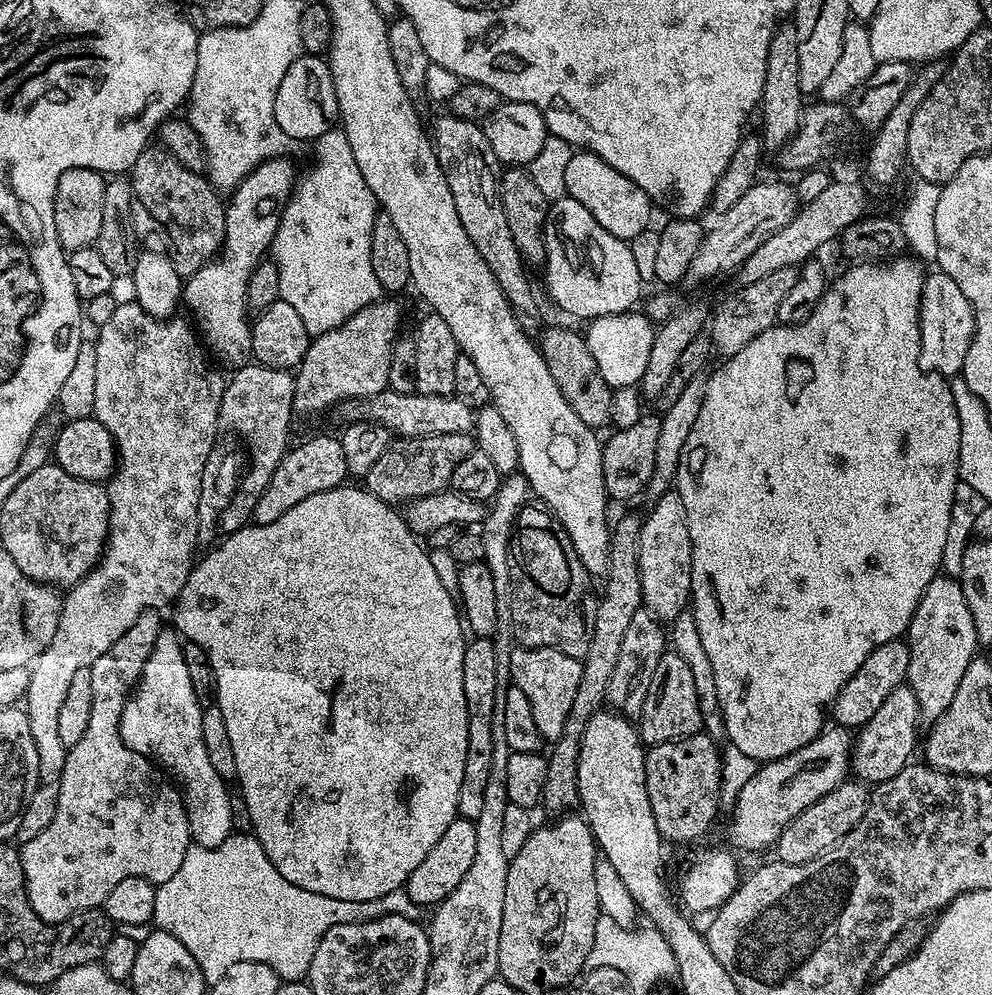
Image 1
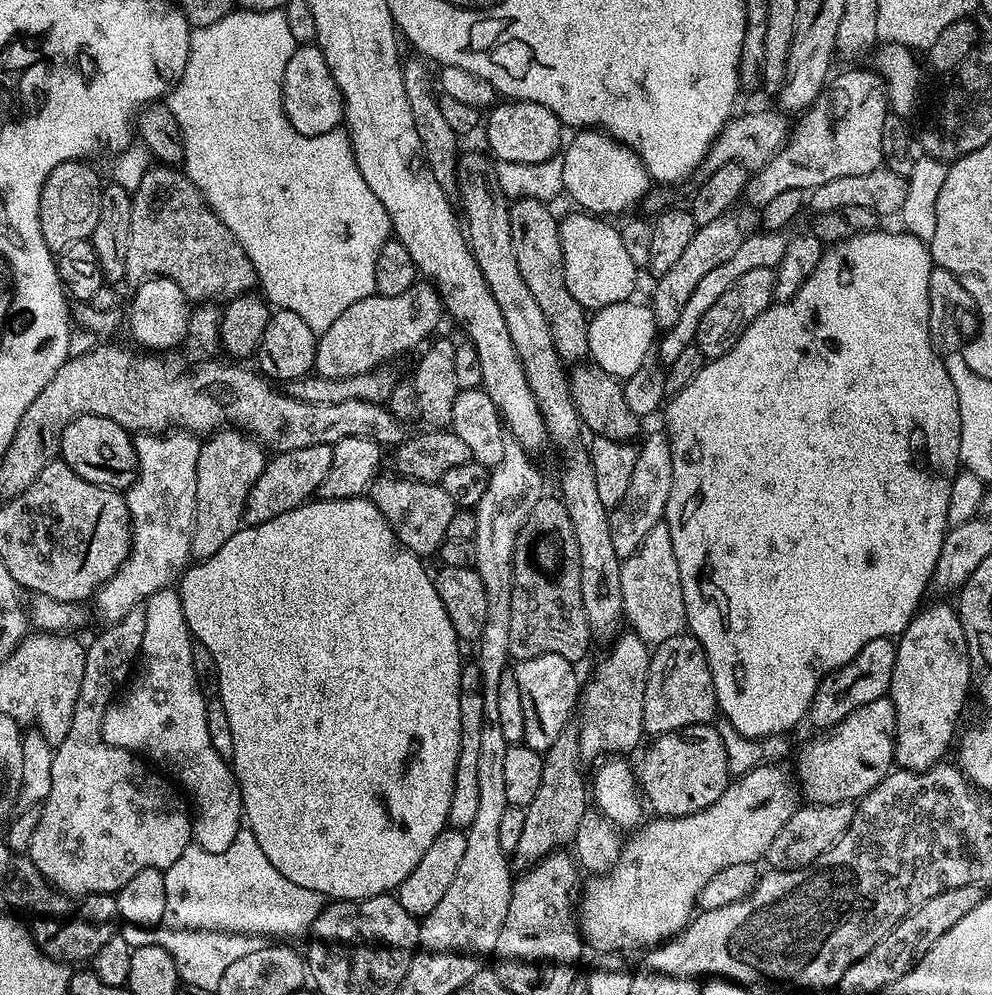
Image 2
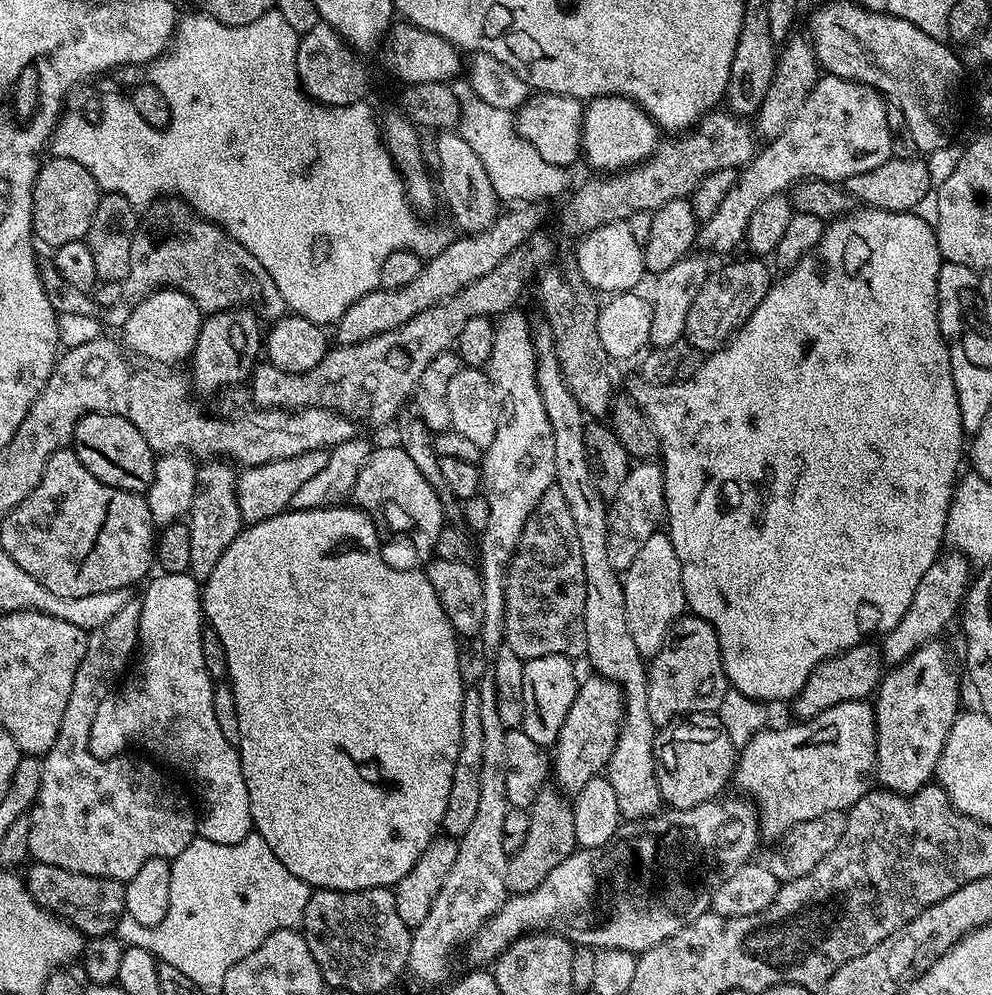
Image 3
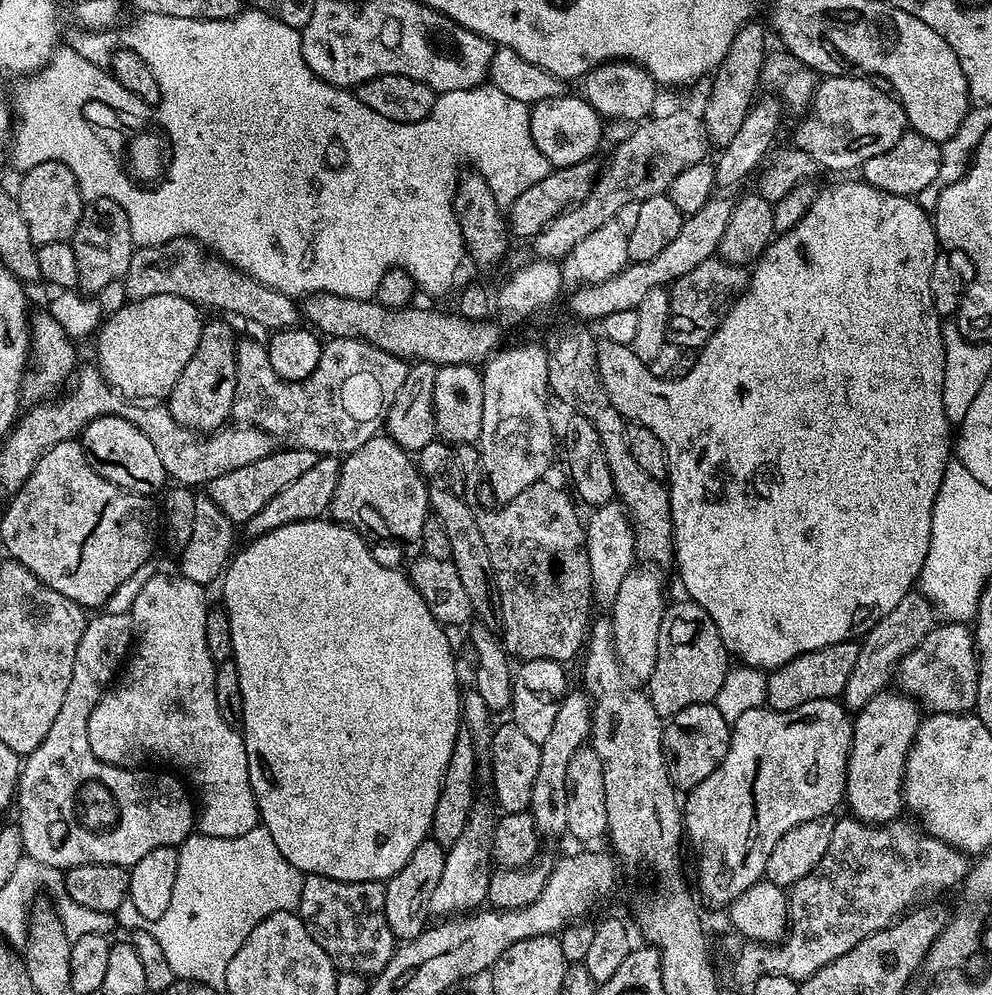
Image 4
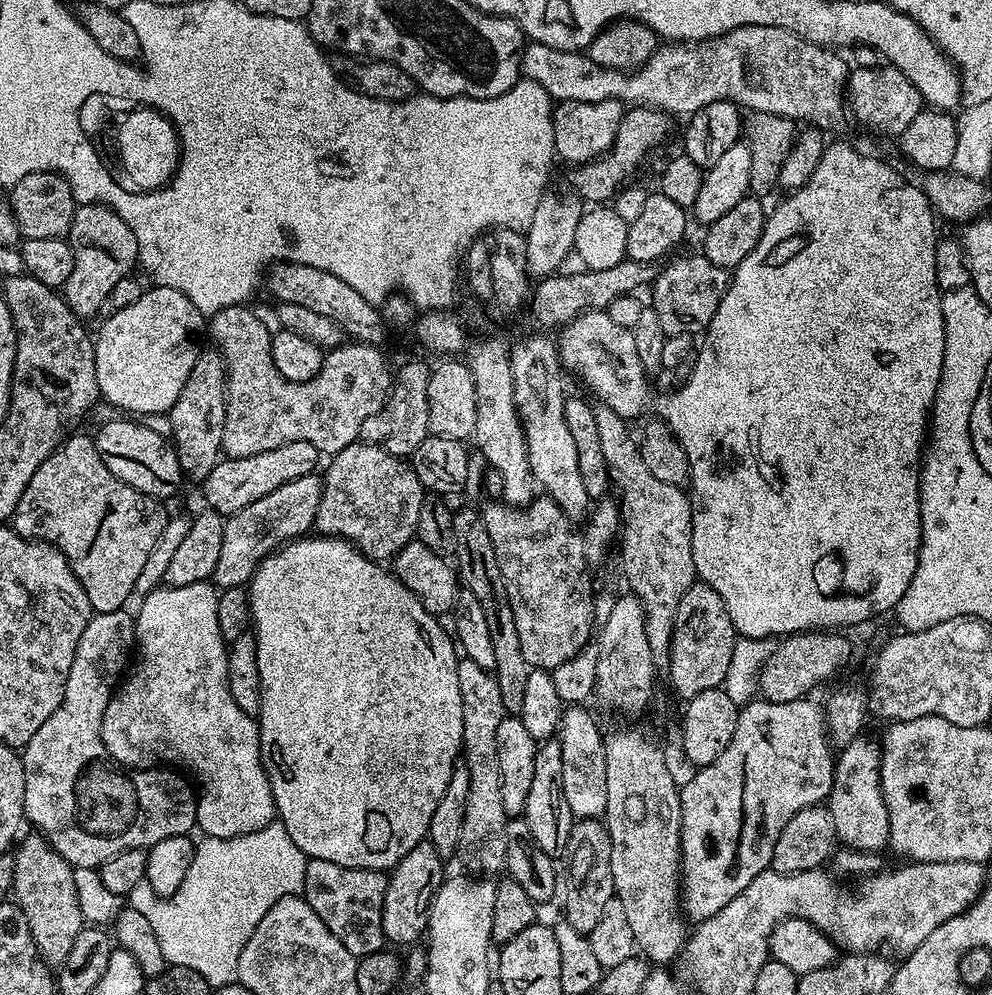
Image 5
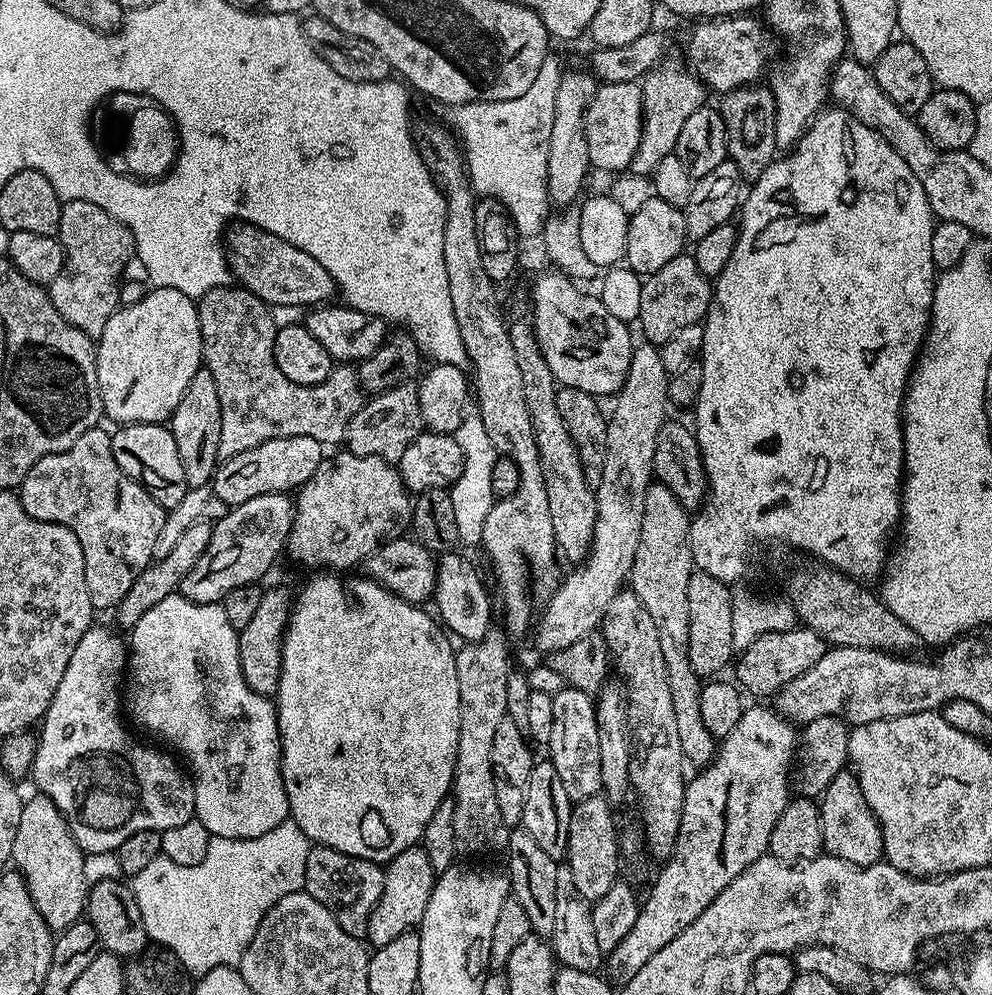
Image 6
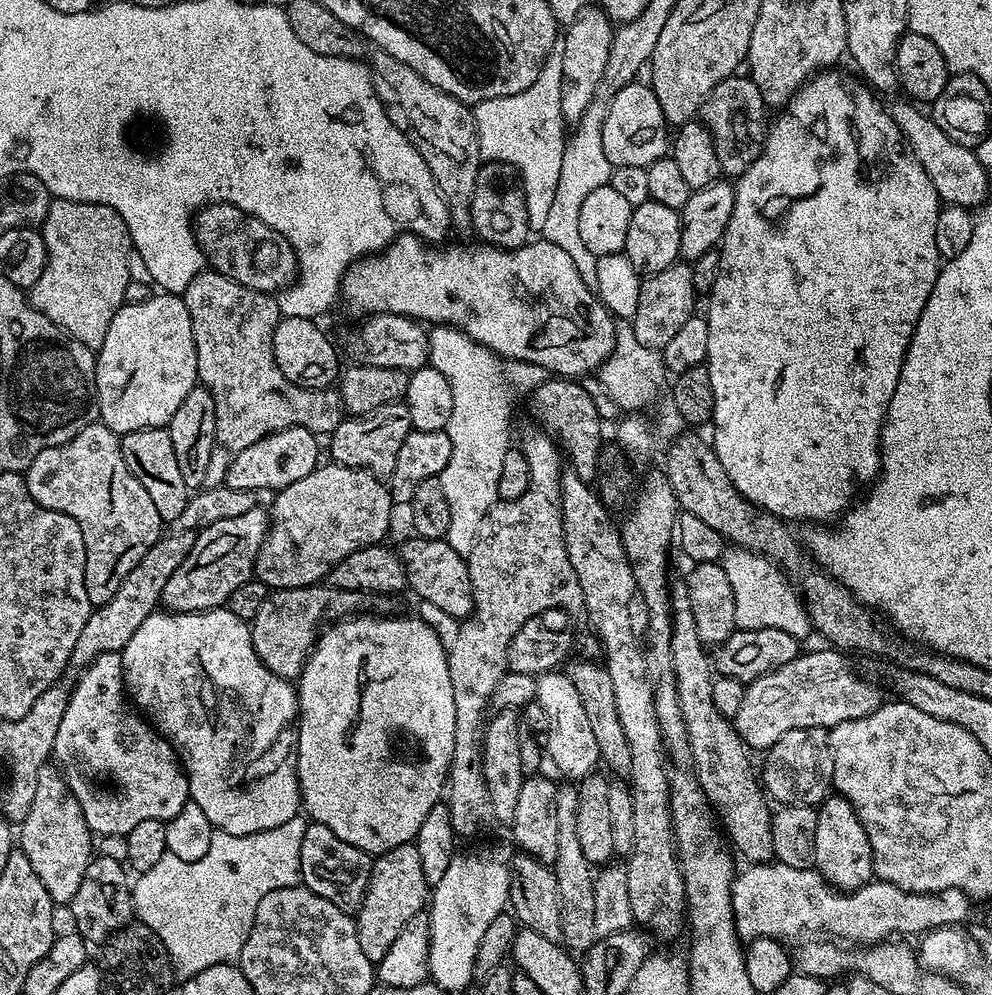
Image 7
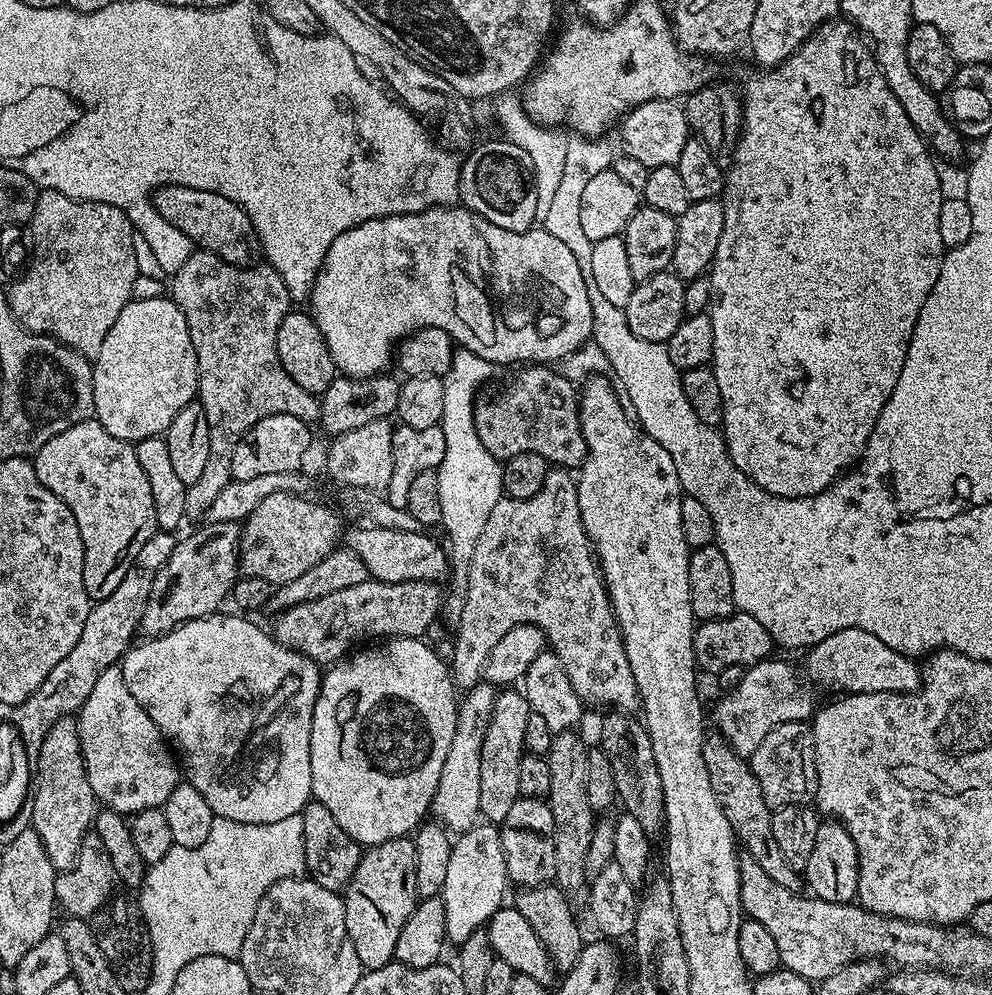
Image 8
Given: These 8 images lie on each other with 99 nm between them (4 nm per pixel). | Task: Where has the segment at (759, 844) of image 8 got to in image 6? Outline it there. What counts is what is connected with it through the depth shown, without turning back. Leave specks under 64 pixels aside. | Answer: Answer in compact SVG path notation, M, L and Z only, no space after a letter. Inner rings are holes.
M654 482L646 490L646 506L642 514L642 538L638 542L638 554L634 554L634 566L630 577L630 591L638 598L638 602L642 602L642 606L646 606L646 614L650 614L650 618L654 622L654 626L658 626L658 642L662 646L662 659L666 662L666 678L670 678L670 698L674 701L674 719L678 725L678 738L682 742L682 754L685 761L696 763L696 766L707 766L711 764L713 756L718 751L718 740L710 734L710 730L706 730L706 722L702 722L702 702L700 701L700 690L702 687L702 677L696 673L694 666L690 666L690 601L686 593L690 590L690 578L694 571L692 563L692 551L690 550L690 519L689 509L682 506L682 502L678 502L678 498L674 498L674 494L670 494L670 490L665 484Z

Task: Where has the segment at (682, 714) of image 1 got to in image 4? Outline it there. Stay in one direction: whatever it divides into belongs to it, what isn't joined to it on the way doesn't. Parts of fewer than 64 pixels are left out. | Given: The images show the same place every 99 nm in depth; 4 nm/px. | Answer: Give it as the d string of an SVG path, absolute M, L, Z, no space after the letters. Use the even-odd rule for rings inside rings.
M681 598L677 604L669 603L665 607L662 626L658 630L658 658L654 662L654 674L650 674L650 678L646 681L646 691L652 699L656 713L661 718L671 718L675 712L686 710L686 706L713 703L726 681L729 667L729 650L724 644L714 618L710 618L708 611L698 602L687 598Z

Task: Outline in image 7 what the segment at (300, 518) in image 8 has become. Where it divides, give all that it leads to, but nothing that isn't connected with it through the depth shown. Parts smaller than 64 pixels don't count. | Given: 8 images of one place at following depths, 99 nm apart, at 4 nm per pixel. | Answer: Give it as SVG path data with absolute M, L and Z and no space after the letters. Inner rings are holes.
M324 462L310 474L306 474L306 478L290 482L290 486L279 489L273 496L276 497L272 500L272 508L270 507L268 532L258 550L254 573L255 579L264 583L269 590L301 588L321 583L332 568L338 566L342 558L346 558L346 554L354 554L354 550L381 543L392 524L394 505L389 485L373 472L361 468Z

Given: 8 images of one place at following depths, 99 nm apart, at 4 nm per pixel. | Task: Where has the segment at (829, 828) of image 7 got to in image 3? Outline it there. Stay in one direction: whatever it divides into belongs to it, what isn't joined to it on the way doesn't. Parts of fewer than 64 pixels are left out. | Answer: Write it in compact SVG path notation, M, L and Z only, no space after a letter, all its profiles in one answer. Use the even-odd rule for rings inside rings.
M939 639L923 644L914 654L910 654L901 664L889 667L883 673L880 687L874 693L876 710L876 763L874 780L881 789L889 792L901 792L911 796L923 788L935 777L936 763L946 746L946 738L956 717L962 711L960 705L960 684L952 673L952 664L948 661L948 652L940 645Z

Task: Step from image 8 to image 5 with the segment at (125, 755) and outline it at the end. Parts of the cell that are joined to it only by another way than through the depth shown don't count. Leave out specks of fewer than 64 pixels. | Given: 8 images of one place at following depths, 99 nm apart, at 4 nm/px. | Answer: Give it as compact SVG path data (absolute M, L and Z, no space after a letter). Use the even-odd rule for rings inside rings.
M131 611L95 613L86 630L82 630L82 638L78 638L74 666L70 666L70 678L66 678L66 694L58 710L54 710L54 714L42 722L41 728L34 733L34 738L30 738L30 742L22 749L24 815L27 823L32 823L36 827L33 829L76 870L99 869L100 865L122 850L147 850L162 842L162 838L187 836L196 828L197 793L191 783L188 785L176 772L163 772L160 768L125 770L108 755L102 742L102 714L133 655L135 642L136 626Z

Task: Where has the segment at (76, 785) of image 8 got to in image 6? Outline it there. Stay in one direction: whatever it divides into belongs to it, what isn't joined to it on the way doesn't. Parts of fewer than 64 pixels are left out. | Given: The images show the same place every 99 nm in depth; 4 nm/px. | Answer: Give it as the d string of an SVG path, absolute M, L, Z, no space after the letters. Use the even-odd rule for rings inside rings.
M35 795L29 800L27 797L20 809L11 863L15 871L24 877L30 898L34 898L34 906L38 906L38 914L42 914L46 926L53 930L63 930L75 924L86 912L90 891L90 879L84 873L86 854L73 838L58 806L54 806L49 796Z

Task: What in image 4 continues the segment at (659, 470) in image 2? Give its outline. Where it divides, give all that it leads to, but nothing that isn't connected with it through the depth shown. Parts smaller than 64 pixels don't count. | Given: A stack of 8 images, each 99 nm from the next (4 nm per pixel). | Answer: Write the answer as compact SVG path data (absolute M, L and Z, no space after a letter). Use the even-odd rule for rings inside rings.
M615 500L595 509L587 519L587 556L590 558L590 574L593 601L609 607L618 596L619 587L626 575L636 566L636 532L627 505Z

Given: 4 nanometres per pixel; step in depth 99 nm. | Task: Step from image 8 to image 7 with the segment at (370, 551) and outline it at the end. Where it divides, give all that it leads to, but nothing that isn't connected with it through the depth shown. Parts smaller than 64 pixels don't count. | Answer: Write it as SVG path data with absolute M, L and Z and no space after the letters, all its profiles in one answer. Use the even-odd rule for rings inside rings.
M411 538L398 548L400 561L408 575L408 588L416 591L428 604L440 612L453 616L456 622L467 620L474 606L474 594L470 586L470 570L465 557L450 547L447 539L422 540Z

